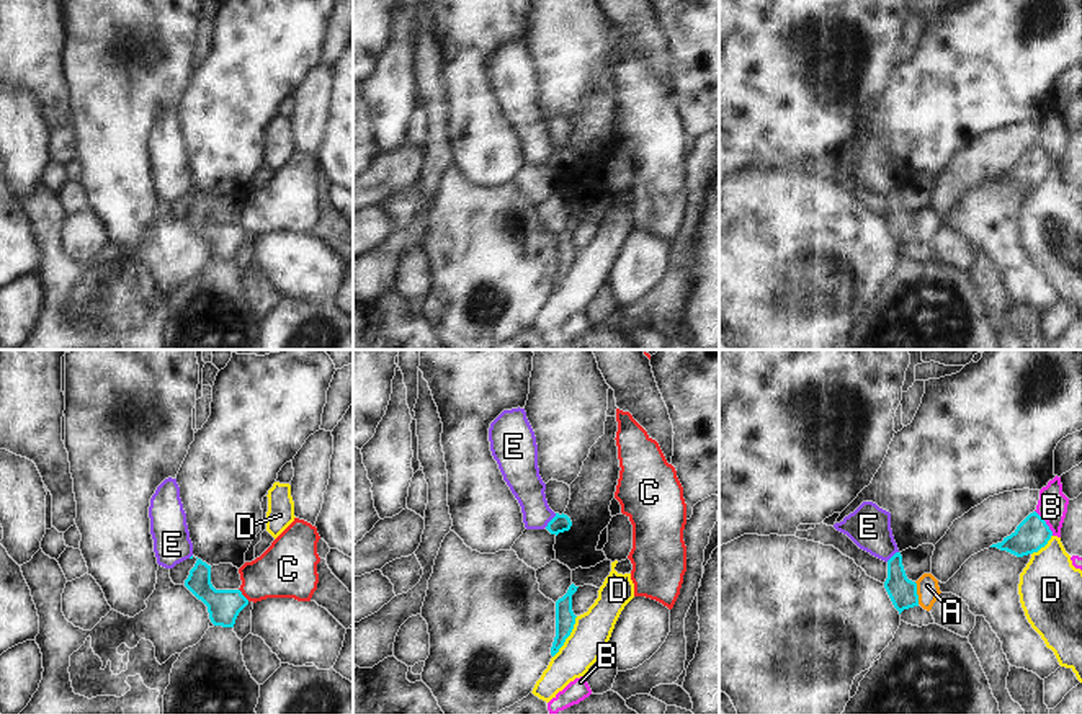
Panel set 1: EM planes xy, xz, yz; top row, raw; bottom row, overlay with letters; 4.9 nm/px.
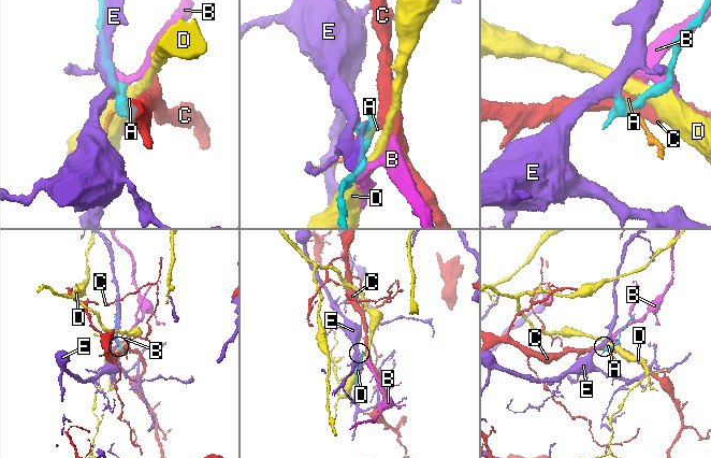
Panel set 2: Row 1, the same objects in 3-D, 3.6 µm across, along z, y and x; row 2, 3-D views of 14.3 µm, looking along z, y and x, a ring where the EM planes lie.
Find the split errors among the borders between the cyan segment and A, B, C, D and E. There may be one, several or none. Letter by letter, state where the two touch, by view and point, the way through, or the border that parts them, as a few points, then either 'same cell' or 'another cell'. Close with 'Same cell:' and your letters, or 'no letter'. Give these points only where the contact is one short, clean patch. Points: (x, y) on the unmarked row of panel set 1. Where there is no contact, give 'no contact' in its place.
A: meets cyan in yz at (916, 227); border along yz (914, 216), (919, 237); another cell
B: meets cyan in yz at (1045, 157); border along yz (1035, 144), (1053, 169); another cell
C: meets cyan in xy at (242, 229); border along xy (239, 223), (249, 234); another cell
D: meets cyan in xz at (567, 270); border along xz (577, 250), (571, 268), (553, 291); another cell
E: meets cyan in xz at (551, 154); border along xz (556, 147), (545, 160); another cell
Same cell: no letter

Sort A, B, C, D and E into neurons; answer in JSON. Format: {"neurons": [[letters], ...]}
{"neurons": [["A", "B", "C"], ["D"], ["E"]]}

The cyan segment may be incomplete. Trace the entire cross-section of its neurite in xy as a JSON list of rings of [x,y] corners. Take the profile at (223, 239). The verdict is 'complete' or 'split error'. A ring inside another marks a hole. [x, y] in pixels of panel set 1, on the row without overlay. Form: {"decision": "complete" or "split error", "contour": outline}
{"decision": "complete", "contour": [[[196,194],[185,221],[208,240],[214,260],[234,261],[239,247],[248,239],[240,224],[216,224],[211,217],[211,199]]]}

